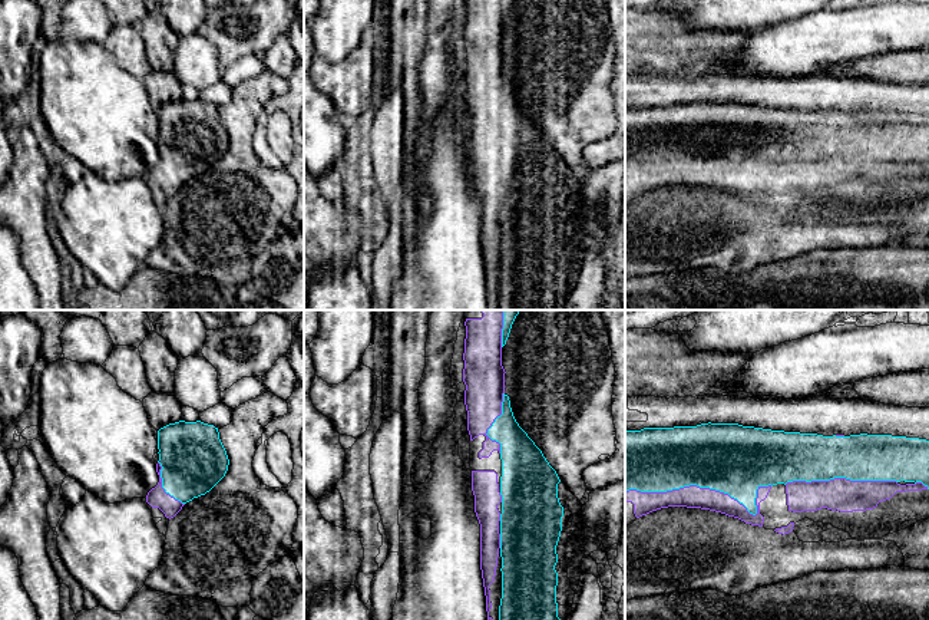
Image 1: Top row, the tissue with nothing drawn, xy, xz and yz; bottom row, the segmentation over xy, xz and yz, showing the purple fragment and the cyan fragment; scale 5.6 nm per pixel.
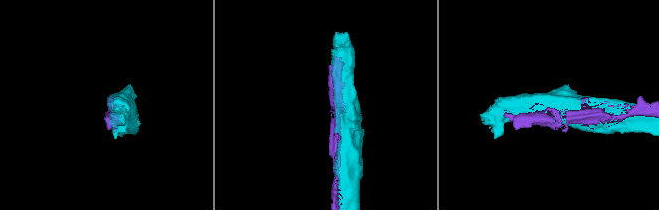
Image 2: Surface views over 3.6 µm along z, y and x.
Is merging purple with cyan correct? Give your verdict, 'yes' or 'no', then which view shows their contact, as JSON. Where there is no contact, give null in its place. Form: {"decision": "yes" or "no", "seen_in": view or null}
{"decision": "yes", "seen_in": "yz"}

